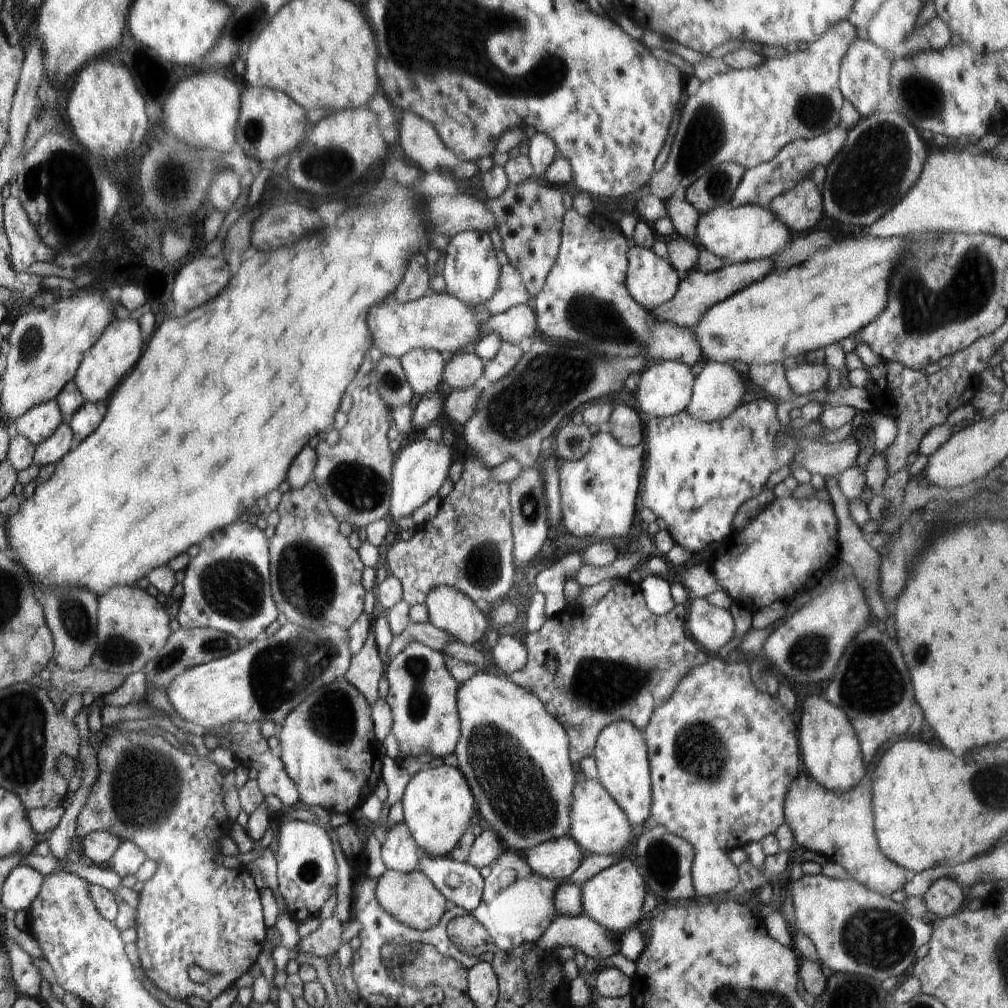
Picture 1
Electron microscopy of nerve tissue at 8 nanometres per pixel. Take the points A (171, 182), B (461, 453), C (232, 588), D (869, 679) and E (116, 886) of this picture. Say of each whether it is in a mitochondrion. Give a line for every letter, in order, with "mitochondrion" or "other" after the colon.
A: mitochondrion
B: other
C: mitochondrion
D: mitochondrion
E: other

